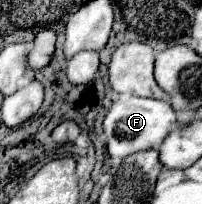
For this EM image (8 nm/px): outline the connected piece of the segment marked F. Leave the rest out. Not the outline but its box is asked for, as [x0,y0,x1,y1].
[104,98,176,158]

